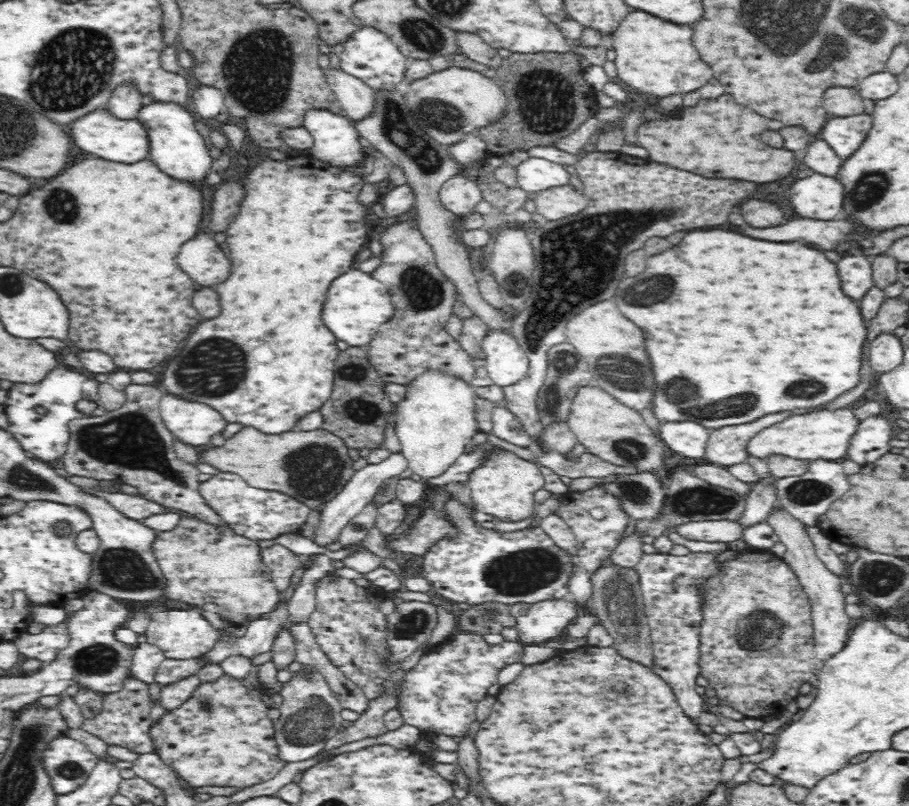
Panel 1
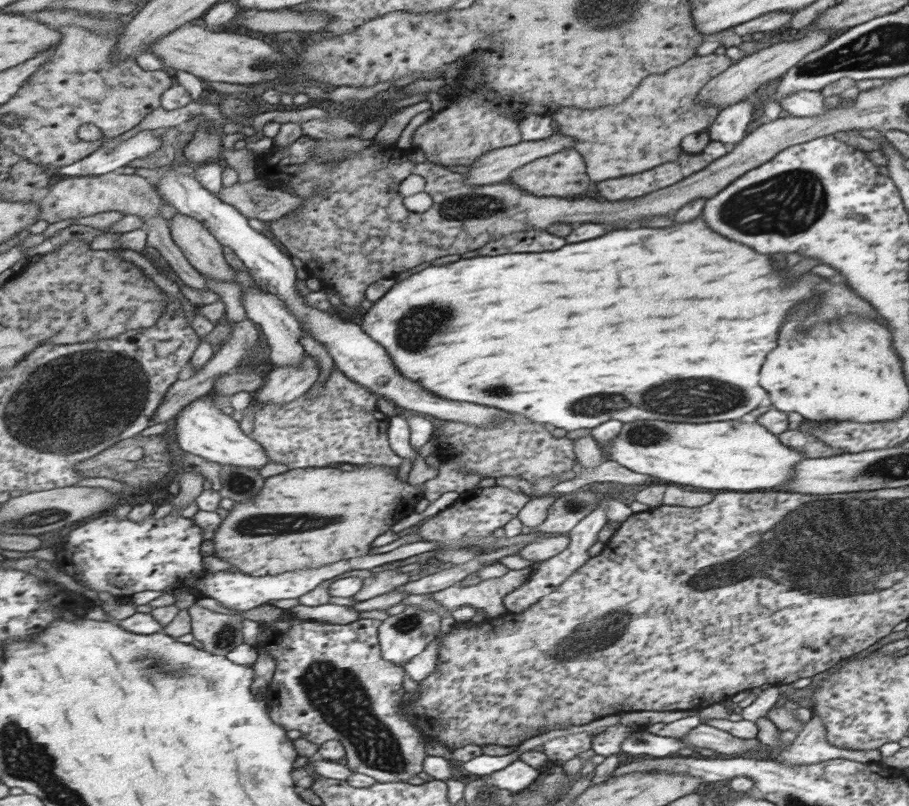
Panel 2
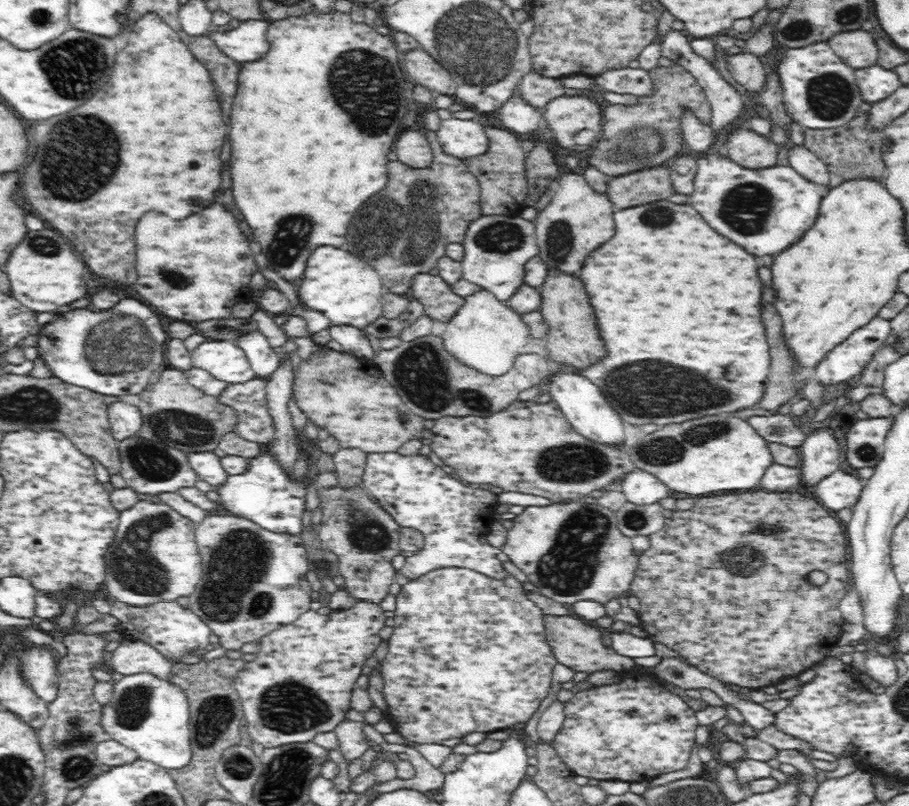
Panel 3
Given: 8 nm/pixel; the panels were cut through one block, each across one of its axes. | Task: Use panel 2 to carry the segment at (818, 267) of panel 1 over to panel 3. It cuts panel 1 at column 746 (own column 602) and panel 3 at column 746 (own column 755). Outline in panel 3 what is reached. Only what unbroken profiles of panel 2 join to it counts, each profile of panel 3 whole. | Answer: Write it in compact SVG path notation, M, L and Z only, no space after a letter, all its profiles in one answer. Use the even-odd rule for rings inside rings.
M658 200L658 202L642 204L642 206L616 209L613 220L616 224L616 232L612 240L608 240L608 244L600 248L600 256L596 256L596 264L588 264L586 268L585 263L582 270L578 272L578 278L584 282L588 296L592 296L590 302L594 306L594 312L596 316L600 316L600 328L604 328L604 340L608 340L608 360L598 360L596 364L592 364L592 367L586 368L584 373L587 379L600 388L600 392L614 411L618 412L622 421L640 427L646 424L665 426L721 413L733 414L736 410L752 408L756 402L761 402L762 394L766 389L764 382L770 372L770 354L768 354L768 344L766 344L766 330L762 324L762 282L758 276L756 258L748 254L742 246L734 244L722 234L716 234L708 224L704 224L700 216L692 216L692 208L688 208L686 204L672 204L670 201ZM730 366L742 372L740 376L750 374L750 380L726 380L726 370Z

